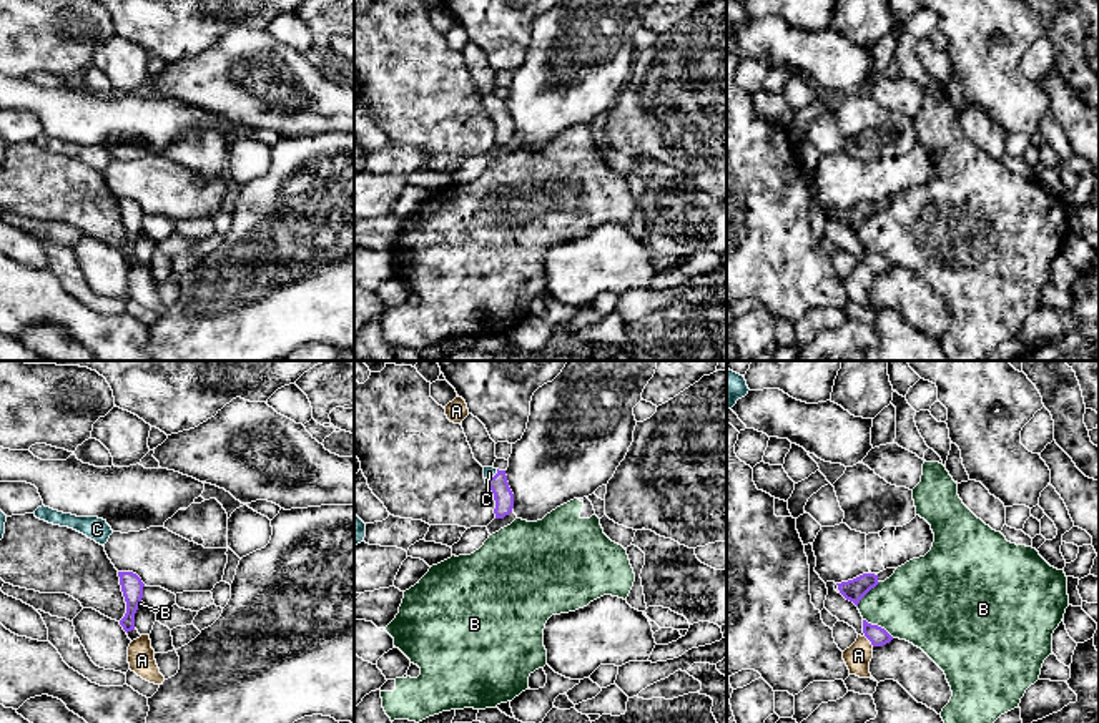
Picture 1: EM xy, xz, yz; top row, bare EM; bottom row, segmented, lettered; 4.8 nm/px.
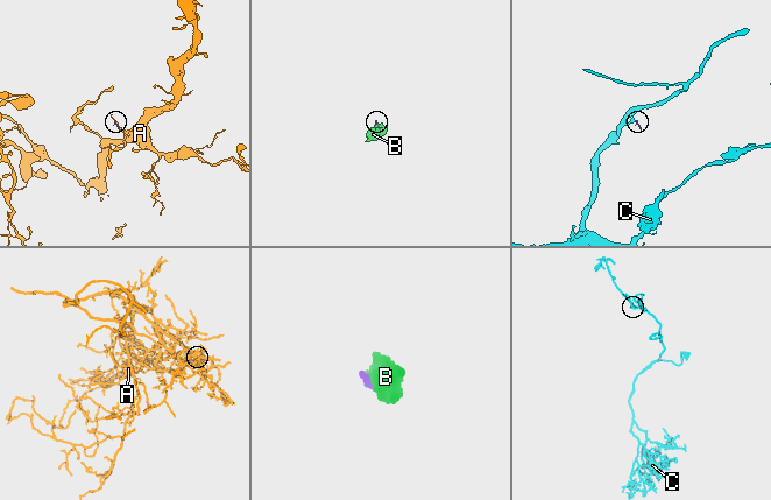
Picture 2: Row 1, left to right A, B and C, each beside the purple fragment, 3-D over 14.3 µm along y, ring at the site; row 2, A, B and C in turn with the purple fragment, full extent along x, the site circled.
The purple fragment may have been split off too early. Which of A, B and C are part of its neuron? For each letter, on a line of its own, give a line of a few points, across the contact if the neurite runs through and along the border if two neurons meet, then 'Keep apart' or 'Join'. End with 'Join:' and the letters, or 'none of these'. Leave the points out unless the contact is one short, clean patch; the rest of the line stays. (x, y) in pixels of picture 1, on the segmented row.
A: Keep apart
B: Keep apart
C: Line: xz (504, 499), (494, 476), (489, 472). Join
Join: C

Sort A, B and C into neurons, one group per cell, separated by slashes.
A / B / C

